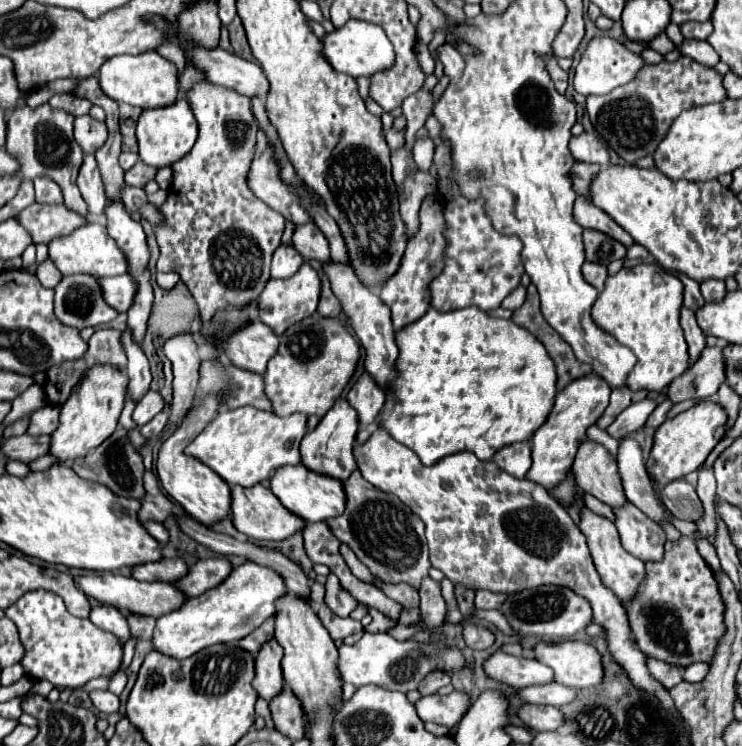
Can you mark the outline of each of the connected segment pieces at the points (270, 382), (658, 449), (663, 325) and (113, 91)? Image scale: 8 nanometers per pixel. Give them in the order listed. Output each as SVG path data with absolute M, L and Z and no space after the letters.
M314 312L300 324L290 326L290 330L282 334L278 352L268 362L264 376L266 394L274 404L274 412L280 416L302 412L322 418L350 384L358 360L360 346L340 318L322 318Z
M702 400L694 408L666 420L654 434L654 444L650 450L650 458L646 462L648 474L660 484L666 486L672 480L678 480L694 470L698 470L708 454L714 450L714 446L720 442L720 438L726 432L726 412L720 404Z
M654 262L622 268L618 274L606 278L606 286L592 306L592 318L602 330L610 332L620 344L636 354L638 362L626 382L630 390L662 390L686 372L688 346L678 322L682 298L684 284L680 278Z
M144 52L138 56L114 56L100 68L100 86L116 102L126 102L130 106L162 108L178 100L178 70L176 66L162 58L158 52Z

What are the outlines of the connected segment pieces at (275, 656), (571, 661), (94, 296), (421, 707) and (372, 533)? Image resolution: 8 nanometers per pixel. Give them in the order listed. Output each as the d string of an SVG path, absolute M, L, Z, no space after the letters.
M276 640L264 644L262 650L256 654L256 678L252 686L266 702L270 702L270 698L282 692L284 678L280 660L282 660L282 646Z
M580 640L564 642L538 642L536 660L550 666L556 674L556 682L582 690L602 684L602 658L600 652Z
M90 274L62 276L54 288L54 306L60 322L74 326L78 330L86 326L98 326L110 322L118 316L118 310L106 304L102 298L102 288L98 278Z
M454 690L448 696L424 696L420 702L416 702L418 716L424 722L436 722L452 730L460 718L470 710L472 696L464 690Z
M360 470L342 482L346 494L346 510L338 518L326 520L334 536L352 548L362 564L370 568L374 576L384 582L406 582L414 588L420 588L422 578L430 570L424 522L400 500L396 494L388 494L366 482Z

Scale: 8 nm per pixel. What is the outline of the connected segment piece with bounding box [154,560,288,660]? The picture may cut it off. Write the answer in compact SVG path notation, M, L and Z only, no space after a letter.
M246 560L232 570L226 582L218 584L198 598L188 598L182 608L160 616L154 630L154 650L184 660L212 644L242 640L276 612L278 598L286 594L286 582L274 568Z

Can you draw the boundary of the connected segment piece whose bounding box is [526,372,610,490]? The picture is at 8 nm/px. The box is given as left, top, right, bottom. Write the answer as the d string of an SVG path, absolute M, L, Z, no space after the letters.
M594 372L586 374L586 378L578 378L578 382L570 382L566 390L560 390L556 394L554 410L550 412L546 424L538 428L538 432L532 436L532 468L526 478L536 484L542 484L546 490L556 486L572 466L578 446L586 442L586 430L592 424L596 424L596 420L606 410L608 398L610 398L608 384Z

